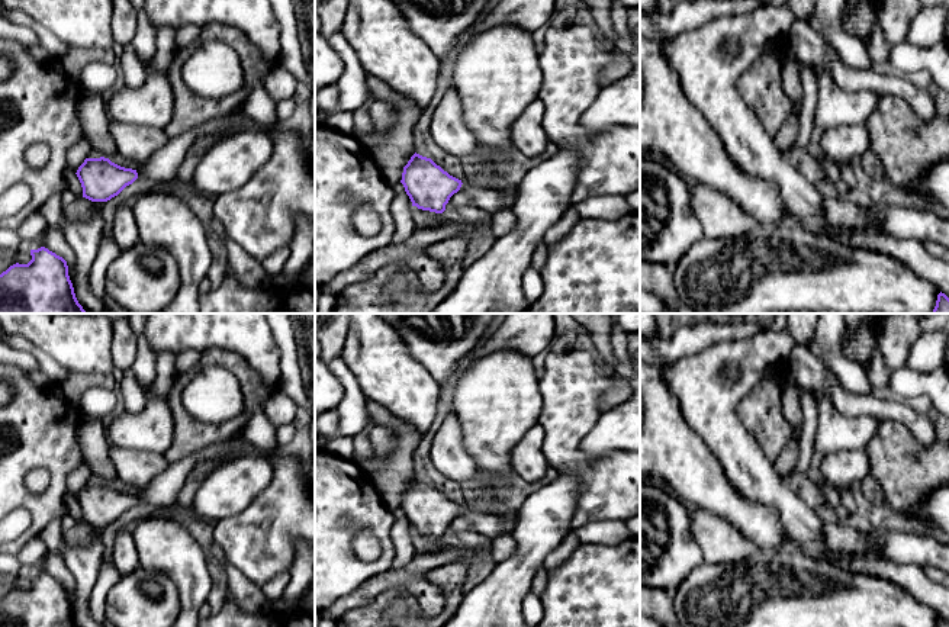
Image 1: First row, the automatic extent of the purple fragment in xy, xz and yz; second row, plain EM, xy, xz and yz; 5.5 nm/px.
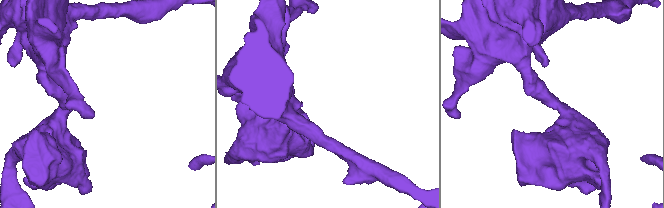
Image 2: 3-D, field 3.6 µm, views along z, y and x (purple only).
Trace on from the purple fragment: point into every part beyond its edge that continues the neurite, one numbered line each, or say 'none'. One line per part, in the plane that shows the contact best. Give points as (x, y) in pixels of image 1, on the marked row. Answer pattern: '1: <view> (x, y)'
1: xy (161, 166)

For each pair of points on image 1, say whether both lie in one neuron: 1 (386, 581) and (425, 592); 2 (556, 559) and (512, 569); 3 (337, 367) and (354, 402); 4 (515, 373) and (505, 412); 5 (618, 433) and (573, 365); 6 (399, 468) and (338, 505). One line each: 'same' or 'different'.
1: same
2: different
3: same
4: same
5: different
6: different

